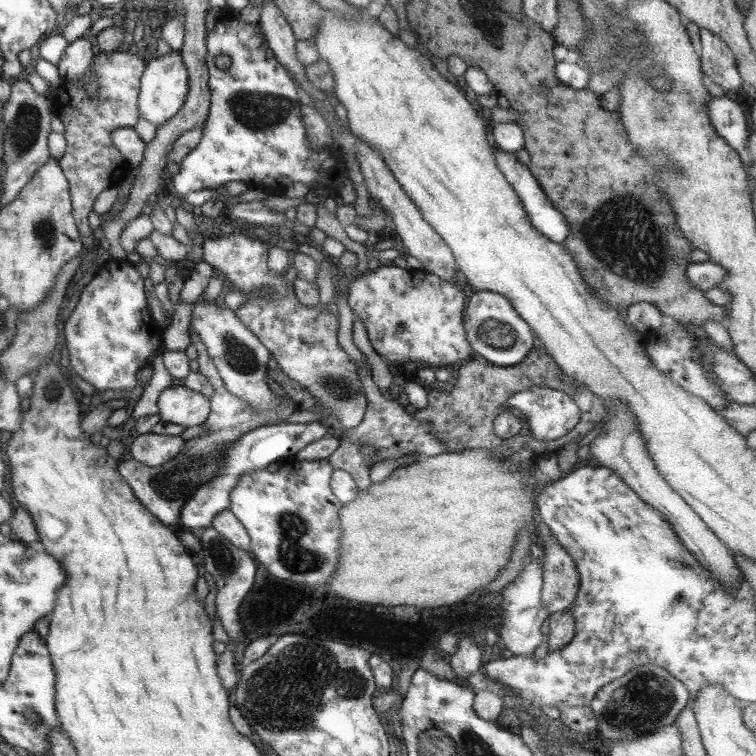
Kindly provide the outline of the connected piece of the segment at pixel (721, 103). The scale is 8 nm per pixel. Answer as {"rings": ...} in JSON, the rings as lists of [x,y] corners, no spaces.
{"rings":[[[713,97],[706,104],[706,114],[715,132],[738,154],[747,146],[750,128],[739,102]]]}

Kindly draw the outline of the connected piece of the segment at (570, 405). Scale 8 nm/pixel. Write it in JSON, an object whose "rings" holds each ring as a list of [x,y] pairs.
{"rings":[[[534,387],[519,391],[506,402],[525,418],[533,440],[557,440],[567,434],[577,424],[580,417],[578,406],[563,391],[553,388]]]}

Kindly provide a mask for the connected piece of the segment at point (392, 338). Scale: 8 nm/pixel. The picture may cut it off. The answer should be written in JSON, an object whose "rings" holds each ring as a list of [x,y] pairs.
{"rings":[[[381,263],[374,270],[362,274],[350,274],[345,287],[346,302],[354,316],[357,316],[365,328],[369,344],[385,362],[390,364],[393,374],[400,373],[405,362],[424,362],[440,368],[457,367],[457,362],[467,360],[473,350],[465,338],[463,315],[465,296],[458,283],[441,280],[437,275],[425,270],[401,270],[397,266]]]}

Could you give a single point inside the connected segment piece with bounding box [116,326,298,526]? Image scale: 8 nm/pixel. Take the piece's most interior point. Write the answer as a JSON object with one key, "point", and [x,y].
{"point":[162,490]}

